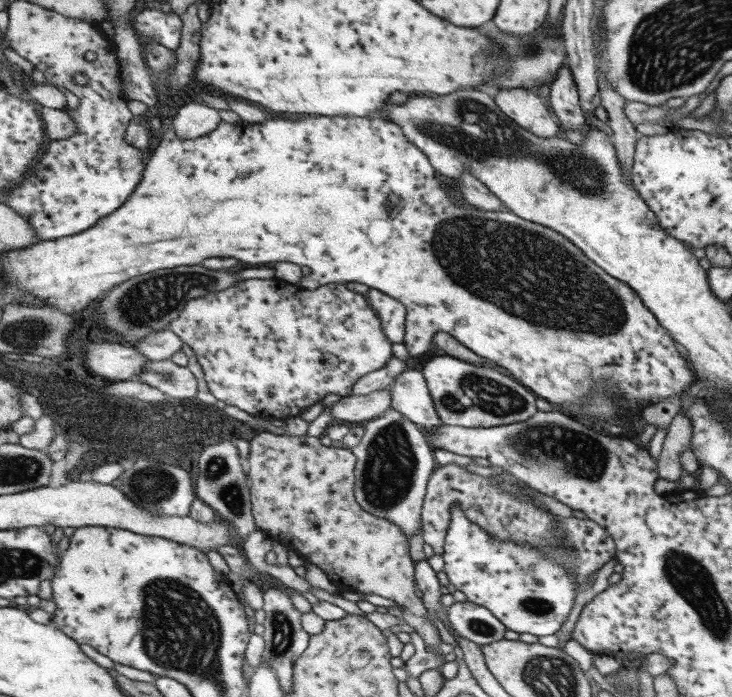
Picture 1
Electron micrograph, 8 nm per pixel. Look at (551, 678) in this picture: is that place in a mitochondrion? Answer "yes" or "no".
yes

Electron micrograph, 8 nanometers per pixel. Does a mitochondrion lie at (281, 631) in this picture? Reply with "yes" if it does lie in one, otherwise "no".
yes

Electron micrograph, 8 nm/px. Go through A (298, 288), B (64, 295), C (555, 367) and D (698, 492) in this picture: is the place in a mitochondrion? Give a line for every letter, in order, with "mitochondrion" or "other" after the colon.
A: other
B: other
C: other
D: other

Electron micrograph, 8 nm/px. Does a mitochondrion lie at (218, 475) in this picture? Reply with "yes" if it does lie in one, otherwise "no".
yes

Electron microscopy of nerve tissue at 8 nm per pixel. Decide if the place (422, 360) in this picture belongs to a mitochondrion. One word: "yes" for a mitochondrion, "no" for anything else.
no

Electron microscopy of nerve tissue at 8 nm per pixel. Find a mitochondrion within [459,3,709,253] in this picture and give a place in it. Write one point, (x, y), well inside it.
(531, 49)

